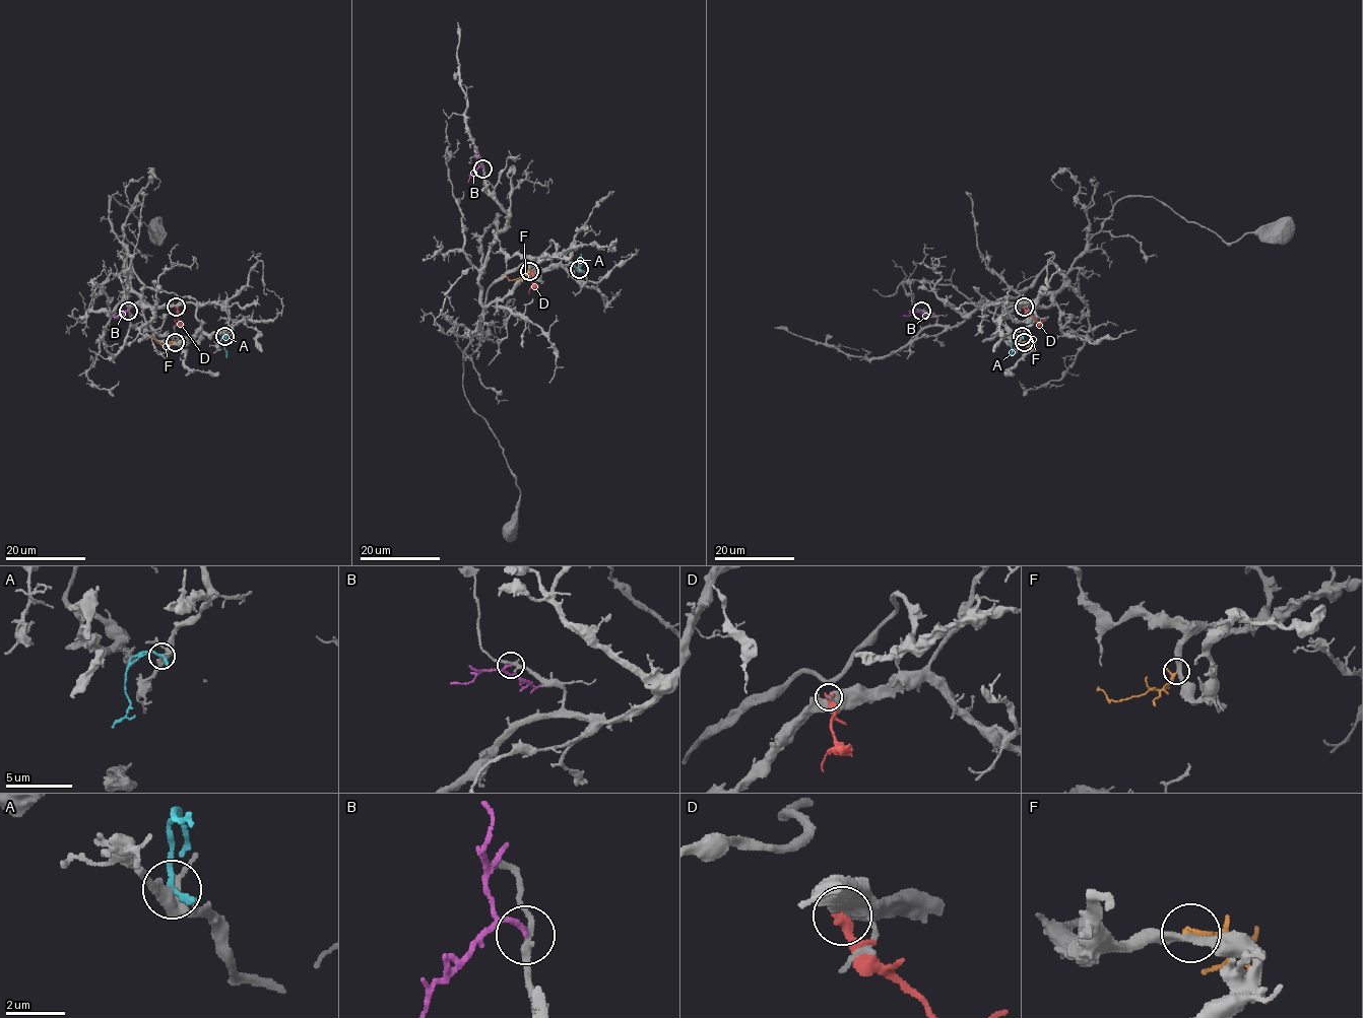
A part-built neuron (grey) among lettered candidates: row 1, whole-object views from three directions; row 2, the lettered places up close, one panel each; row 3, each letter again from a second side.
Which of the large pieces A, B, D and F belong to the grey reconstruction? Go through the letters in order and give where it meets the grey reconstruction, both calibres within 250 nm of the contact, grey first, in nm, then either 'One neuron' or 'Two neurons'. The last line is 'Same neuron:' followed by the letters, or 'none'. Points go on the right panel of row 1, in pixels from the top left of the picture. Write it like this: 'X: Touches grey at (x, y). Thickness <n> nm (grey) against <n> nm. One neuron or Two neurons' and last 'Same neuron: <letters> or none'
A: Touches grey at (1022, 336). Thickness 360 nm (grey) against 240 nm. One neuron
B: Touches grey at (921, 311). Thickness 240 nm (grey) against 180 nm. One neuron
D: Touches grey at (1024, 307). Thickness 500 nm (grey) against 360 nm. Two neurons
F: Touches grey at (1024, 342). Thickness 280 nm (grey) against 220 nm. Two neurons
Same neuron: A, B

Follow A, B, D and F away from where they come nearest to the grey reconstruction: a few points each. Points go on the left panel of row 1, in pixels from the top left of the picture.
A: (223, 336), (225, 357)
B: (128, 311), (113, 315)
D: (176, 307), (177, 323), (175, 319)
F: (174, 342), (159, 344), (151, 335)

